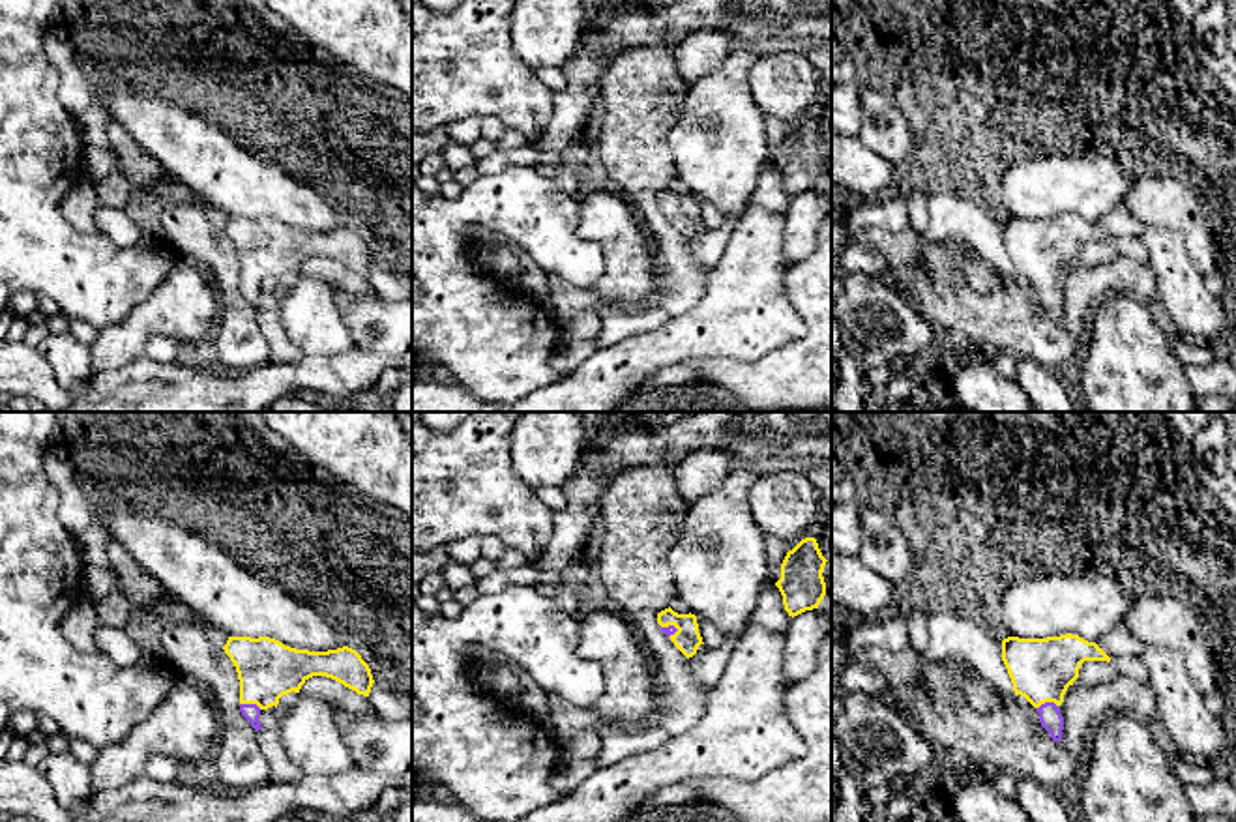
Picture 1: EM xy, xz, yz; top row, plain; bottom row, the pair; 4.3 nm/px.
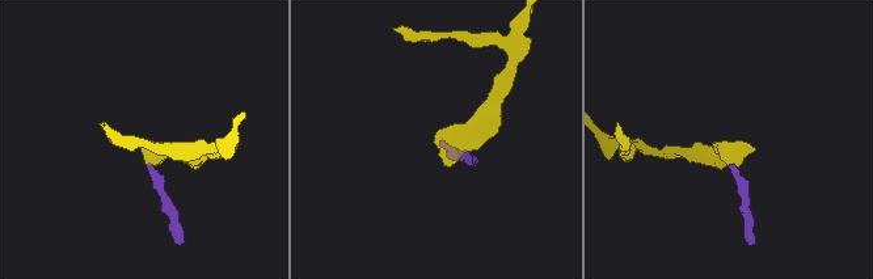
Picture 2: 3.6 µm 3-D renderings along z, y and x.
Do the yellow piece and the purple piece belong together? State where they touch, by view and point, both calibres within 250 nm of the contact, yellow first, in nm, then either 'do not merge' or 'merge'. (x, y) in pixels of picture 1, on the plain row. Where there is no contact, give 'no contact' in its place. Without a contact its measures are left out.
meets yellow in xy at (251, 283); 260 nm thick on the yellow side, 80 nm on the other; merge

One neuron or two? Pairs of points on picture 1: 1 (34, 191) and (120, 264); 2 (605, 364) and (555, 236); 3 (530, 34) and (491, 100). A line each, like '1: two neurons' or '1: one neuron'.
1: one neuron
2: two neurons
3: two neurons

